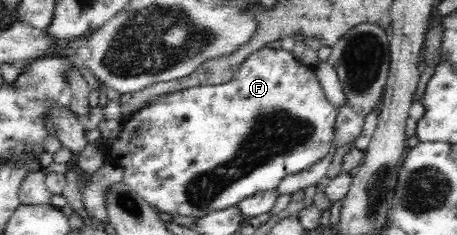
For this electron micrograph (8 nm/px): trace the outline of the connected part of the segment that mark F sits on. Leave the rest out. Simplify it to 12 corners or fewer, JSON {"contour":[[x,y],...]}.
{"contour":[[291,52],[151,99],[108,158],[204,217],[330,152],[338,108]]}

